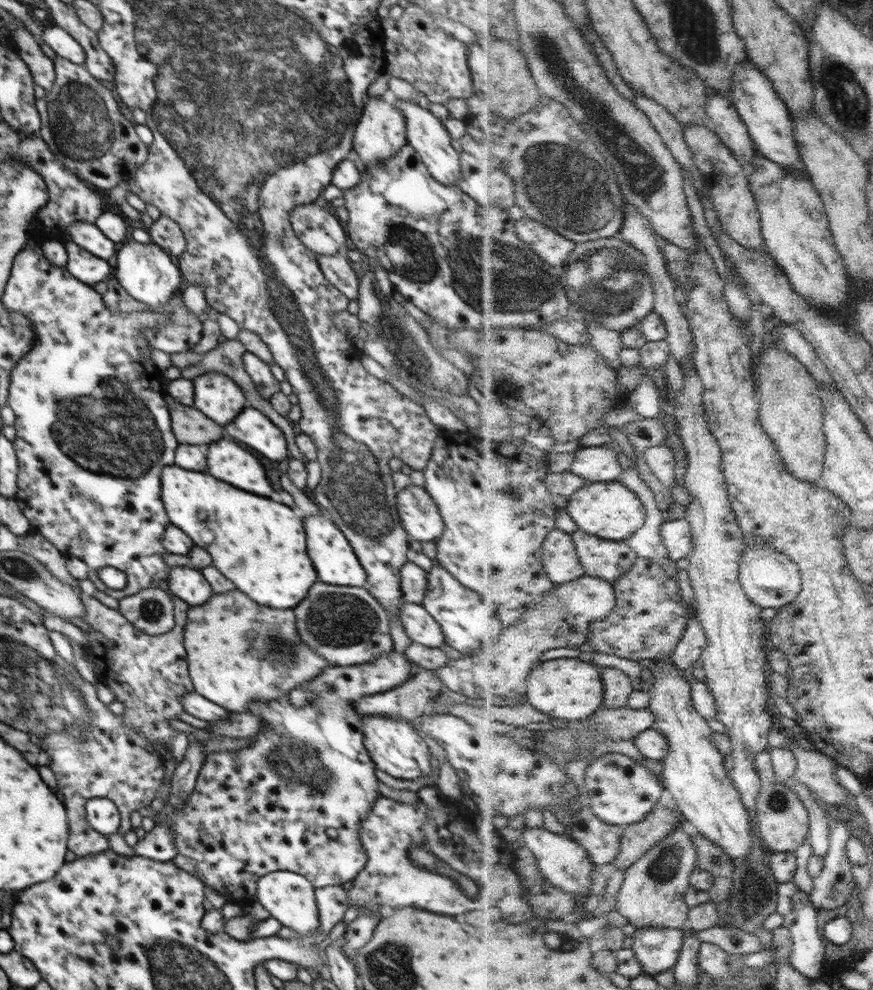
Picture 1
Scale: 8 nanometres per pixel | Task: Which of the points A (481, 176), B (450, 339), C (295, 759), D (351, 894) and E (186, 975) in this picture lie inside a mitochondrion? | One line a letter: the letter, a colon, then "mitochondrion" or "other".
A: other
B: other
C: mitochondrion
D: other
E: mitochondrion

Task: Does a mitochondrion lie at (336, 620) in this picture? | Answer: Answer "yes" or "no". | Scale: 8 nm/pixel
yes

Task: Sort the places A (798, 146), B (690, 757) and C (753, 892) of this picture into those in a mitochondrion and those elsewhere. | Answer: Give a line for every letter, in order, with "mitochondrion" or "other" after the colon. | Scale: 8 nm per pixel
A: other
B: other
C: mitochondrion

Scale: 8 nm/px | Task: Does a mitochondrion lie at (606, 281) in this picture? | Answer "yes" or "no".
yes

